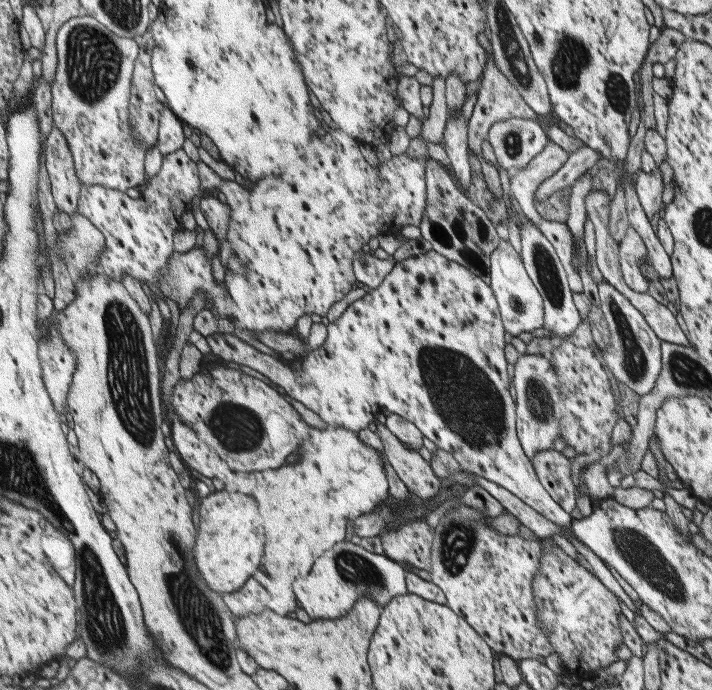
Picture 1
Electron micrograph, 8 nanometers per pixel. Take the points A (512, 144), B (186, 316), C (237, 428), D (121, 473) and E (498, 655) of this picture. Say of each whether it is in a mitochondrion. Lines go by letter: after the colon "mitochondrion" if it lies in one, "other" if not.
A: mitochondrion
B: other
C: mitochondrion
D: other
E: other

